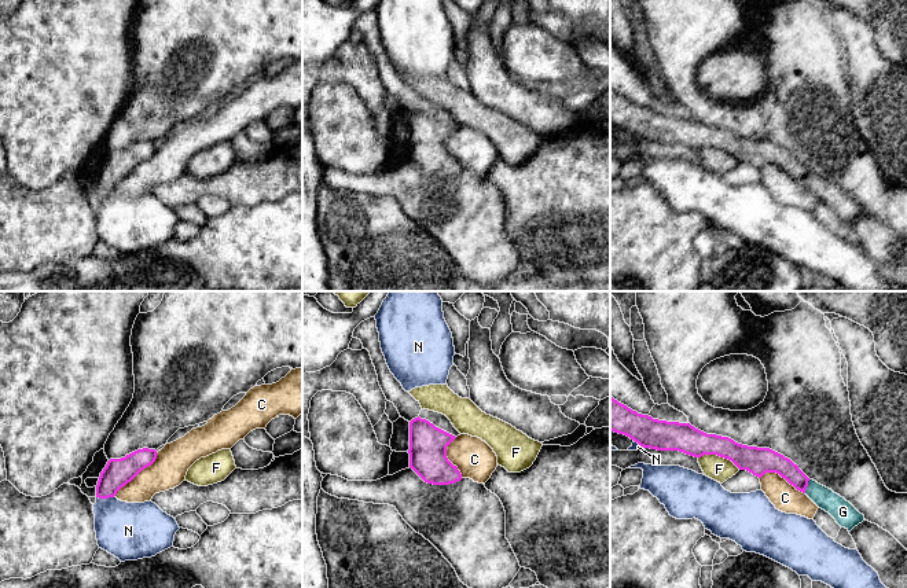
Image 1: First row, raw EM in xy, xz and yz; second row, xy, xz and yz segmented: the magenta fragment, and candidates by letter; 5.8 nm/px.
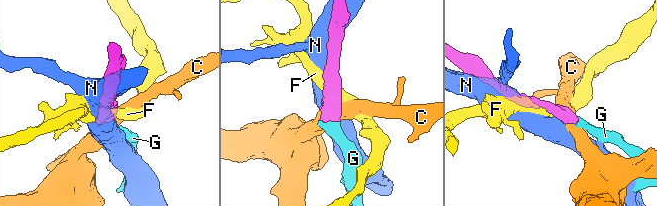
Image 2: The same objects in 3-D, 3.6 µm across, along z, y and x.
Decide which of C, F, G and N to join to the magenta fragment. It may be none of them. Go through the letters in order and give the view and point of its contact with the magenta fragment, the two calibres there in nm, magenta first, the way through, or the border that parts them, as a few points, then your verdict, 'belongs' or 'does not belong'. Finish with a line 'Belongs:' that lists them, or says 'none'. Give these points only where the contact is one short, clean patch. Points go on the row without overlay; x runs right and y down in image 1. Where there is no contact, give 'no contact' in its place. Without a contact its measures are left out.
C: contact xy (138, 165); calibres 160 and 200 nm; border xy (157, 144), (157, 150), (113, 188); does not belong
F: contact yz (719, 147); calibres 170 and 140 nm; does not belong
G: contact yz (807, 177); calibres 130 and 130 nm; way yz (771, 154), (784, 158), (807, 177), (841, 202); belongs
N: contact xy (105, 190); calibres 160 and 340 nm; does not belong
Belongs: G

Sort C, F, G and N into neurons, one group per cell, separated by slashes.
C / F / G / N

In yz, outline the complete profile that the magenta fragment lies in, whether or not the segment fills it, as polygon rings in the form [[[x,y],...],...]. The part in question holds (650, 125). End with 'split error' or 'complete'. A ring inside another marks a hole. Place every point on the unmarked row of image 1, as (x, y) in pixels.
[[[610,89],[610,122],[629,129],[643,140],[679,143],[694,150],[717,147],[759,170],[765,165],[776,165],[848,224],[866,213],[849,194],[809,172],[790,151],[770,140],[748,139],[728,129],[706,126],[690,115],[653,111],[632,103],[613,89]]]; split error

